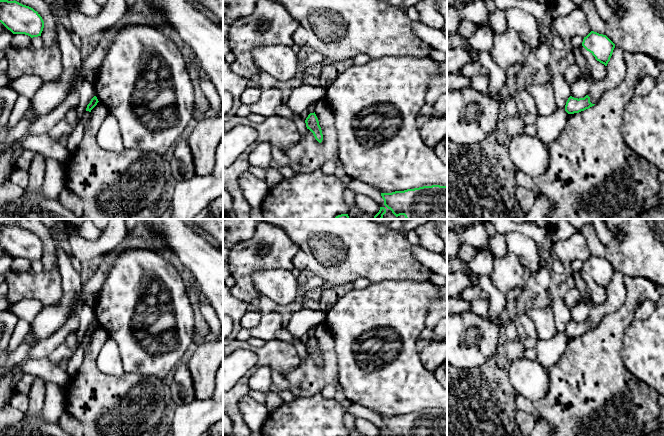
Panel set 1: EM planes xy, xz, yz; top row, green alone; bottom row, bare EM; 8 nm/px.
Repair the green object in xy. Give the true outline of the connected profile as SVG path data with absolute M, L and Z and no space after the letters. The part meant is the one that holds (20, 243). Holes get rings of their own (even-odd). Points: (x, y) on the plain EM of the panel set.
M0 224L0 246L13 258L41 260L44 245L33 232L17 225Z

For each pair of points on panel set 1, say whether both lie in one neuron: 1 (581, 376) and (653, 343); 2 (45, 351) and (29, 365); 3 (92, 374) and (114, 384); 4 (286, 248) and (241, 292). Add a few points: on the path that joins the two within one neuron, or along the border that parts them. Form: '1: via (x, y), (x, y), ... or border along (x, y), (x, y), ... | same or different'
1: border along (623, 335), (621, 360), (635, 377) | different
2: border along (46, 356), (40, 359), (27, 360) | different
3: via (97, 379), (102, 384), (109, 384) | same
4: via (271, 254), (263, 260), (258, 260), (243, 277) | same

